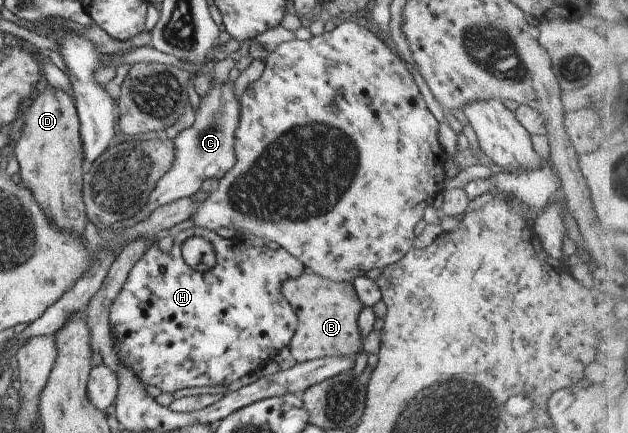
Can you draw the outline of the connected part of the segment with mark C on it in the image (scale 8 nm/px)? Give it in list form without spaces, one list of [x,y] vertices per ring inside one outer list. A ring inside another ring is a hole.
[[[212,78],[212,88],[209,93],[200,98],[200,107],[195,112],[195,120],[192,127],[178,133],[174,144],[174,159],[170,169],[163,173],[163,176],[154,184],[154,187],[147,193],[148,197],[144,206],[130,219],[122,221],[126,225],[134,226],[157,207],[170,203],[175,199],[190,197],[200,187],[204,179],[219,180],[231,167],[235,160],[233,139],[236,124],[239,116],[238,99],[232,95],[232,83],[227,81],[220,86]]]

